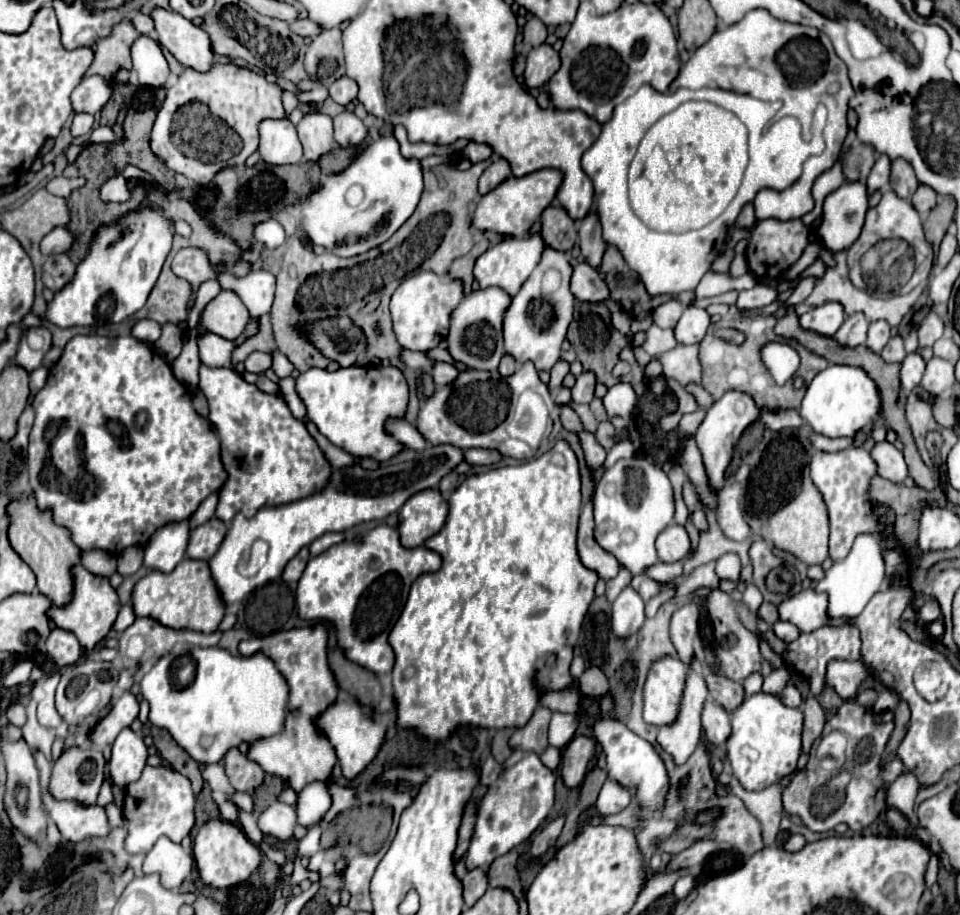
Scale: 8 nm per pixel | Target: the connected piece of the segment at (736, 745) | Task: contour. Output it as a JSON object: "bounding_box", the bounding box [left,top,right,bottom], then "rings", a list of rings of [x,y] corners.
{"bounding_box":[727,692,805,790],"rings":[[[759,692],[745,698],[745,702],[731,714],[731,718],[733,732],[727,740],[727,758],[743,788],[763,790],[797,770],[805,718],[801,708],[789,708],[779,700],[779,696]]]}

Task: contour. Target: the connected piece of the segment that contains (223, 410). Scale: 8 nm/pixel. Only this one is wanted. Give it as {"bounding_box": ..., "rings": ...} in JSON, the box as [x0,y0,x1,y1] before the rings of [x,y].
{"bounding_box":[199,364,333,524],"rings":[[[205,364],[199,370],[199,388],[209,402],[209,422],[221,440],[221,462],[227,472],[215,510],[219,520],[231,524],[237,512],[255,516],[263,506],[291,504],[327,488],[333,466],[279,394],[261,392],[233,368],[209,368]]]}

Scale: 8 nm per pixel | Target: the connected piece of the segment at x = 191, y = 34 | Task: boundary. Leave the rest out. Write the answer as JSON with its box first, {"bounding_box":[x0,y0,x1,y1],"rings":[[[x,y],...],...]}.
{"bounding_box":[153,8,213,72],"rings":[[[163,8],[153,10],[155,30],[159,34],[159,42],[183,64],[195,68],[199,72],[207,72],[213,68],[213,42],[209,34],[183,18],[177,12],[169,12]]]}

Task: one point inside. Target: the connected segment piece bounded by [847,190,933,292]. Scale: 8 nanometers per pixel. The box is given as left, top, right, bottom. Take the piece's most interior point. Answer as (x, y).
(892, 218)

